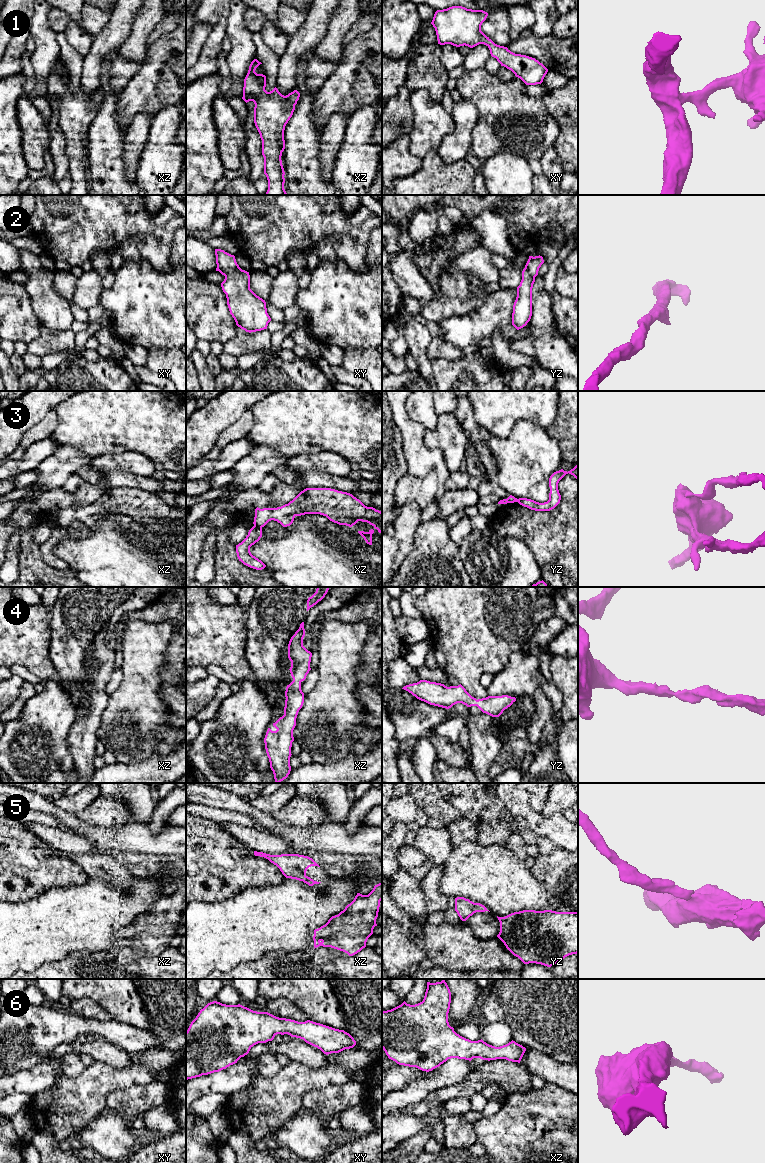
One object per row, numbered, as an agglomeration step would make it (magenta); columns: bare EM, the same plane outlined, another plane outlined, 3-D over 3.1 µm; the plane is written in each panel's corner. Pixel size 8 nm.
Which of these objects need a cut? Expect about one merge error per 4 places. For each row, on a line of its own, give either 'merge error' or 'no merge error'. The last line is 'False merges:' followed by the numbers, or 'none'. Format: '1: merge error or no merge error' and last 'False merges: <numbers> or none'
1: no merge error
2: no merge error
3: merge error
4: no merge error
5: no merge error
6: no merge error
False merges: 3

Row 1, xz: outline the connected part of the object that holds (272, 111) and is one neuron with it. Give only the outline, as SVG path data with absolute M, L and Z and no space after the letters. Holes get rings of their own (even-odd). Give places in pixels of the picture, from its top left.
M257 59L251 62L244 79L242 99L246 103L253 101L255 104L254 123L262 140L264 174L268 180L265 195L287 195L281 160L285 149L284 130L293 115L300 93L294 90L284 96L276 87L267 92L266 76L255 72L260 64Z

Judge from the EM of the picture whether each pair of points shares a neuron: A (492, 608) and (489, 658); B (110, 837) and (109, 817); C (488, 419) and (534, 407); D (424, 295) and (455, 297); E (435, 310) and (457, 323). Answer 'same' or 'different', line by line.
A: same
B: different
C: same
D: different
E: different

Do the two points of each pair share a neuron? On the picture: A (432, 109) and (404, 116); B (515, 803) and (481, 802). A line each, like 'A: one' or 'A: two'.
A: two
B: two

